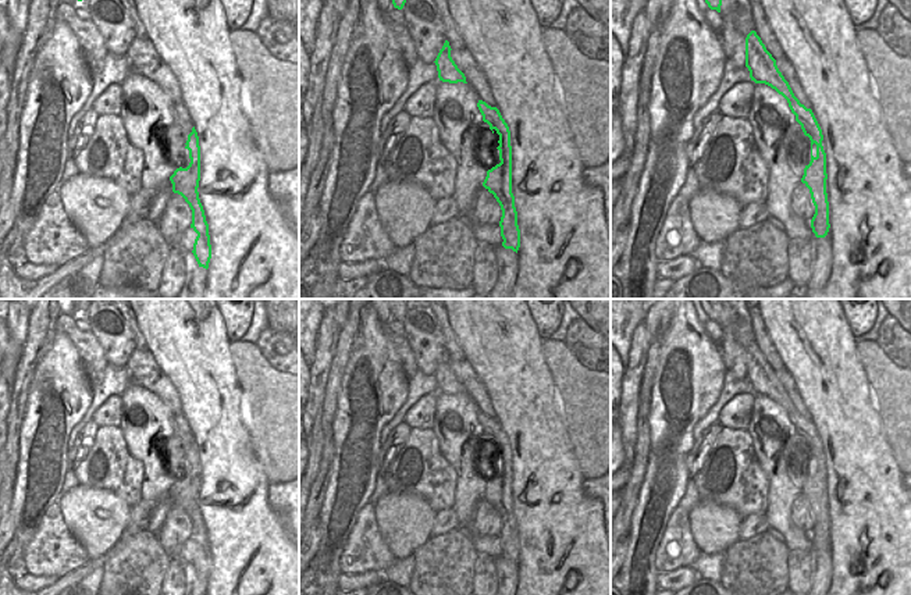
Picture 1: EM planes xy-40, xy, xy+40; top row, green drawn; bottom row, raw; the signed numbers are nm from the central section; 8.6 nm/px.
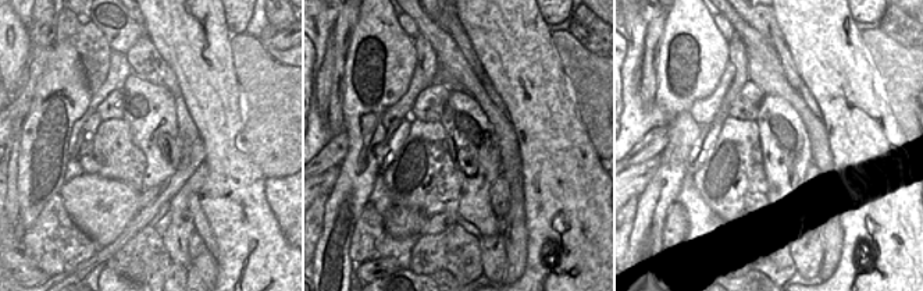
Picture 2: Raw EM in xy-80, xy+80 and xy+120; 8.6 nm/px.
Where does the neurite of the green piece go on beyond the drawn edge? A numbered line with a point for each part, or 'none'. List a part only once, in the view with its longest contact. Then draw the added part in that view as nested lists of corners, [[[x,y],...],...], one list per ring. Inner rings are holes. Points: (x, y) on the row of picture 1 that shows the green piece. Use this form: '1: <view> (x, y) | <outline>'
none

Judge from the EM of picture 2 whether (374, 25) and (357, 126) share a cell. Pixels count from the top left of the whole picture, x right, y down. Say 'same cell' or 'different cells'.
same cell

